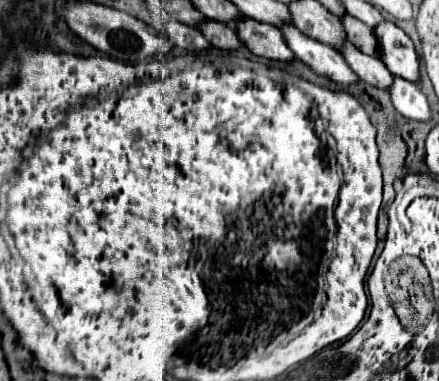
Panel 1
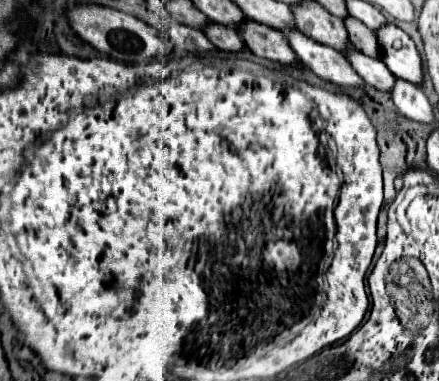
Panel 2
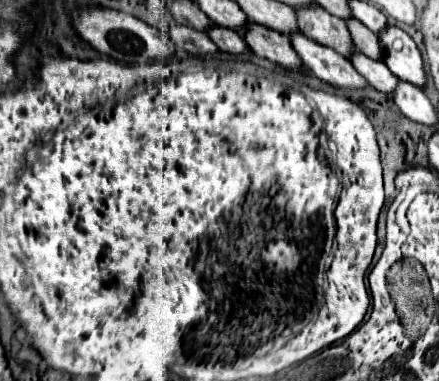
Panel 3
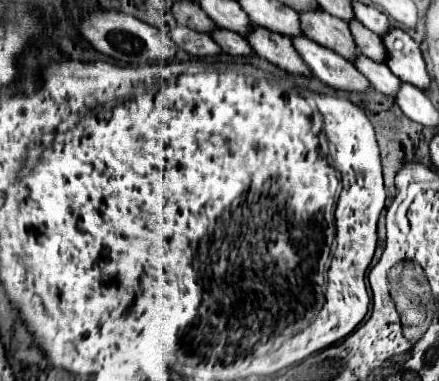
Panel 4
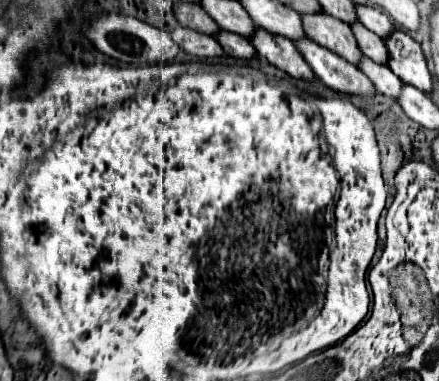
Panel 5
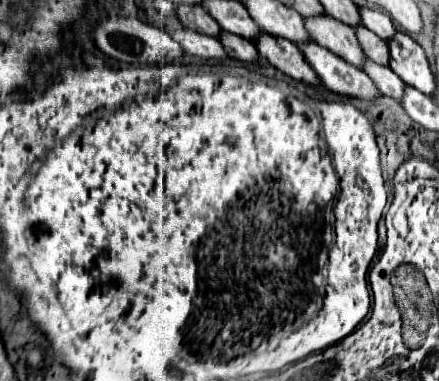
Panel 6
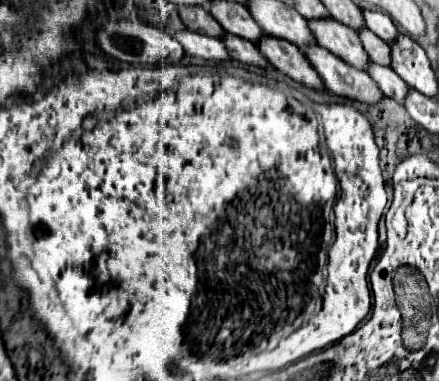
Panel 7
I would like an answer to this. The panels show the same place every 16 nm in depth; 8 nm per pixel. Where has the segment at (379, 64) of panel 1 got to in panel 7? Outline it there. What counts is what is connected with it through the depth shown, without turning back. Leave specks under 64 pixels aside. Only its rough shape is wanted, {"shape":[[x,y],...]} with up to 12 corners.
{"shape":[[370,62],[368,74],[388,98],[404,104],[406,84],[392,68]]}

